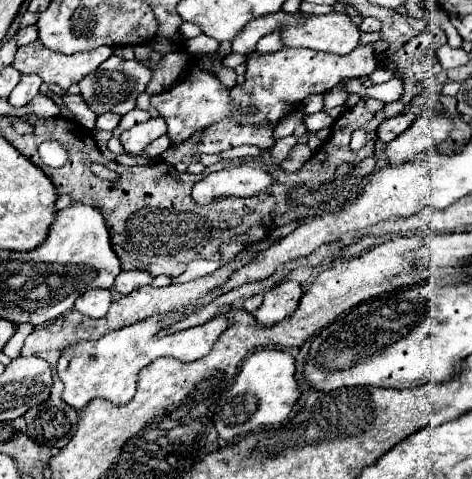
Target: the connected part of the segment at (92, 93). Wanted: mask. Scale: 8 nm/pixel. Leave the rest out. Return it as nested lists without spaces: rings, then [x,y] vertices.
[[[111,56],[105,60],[93,74],[85,76],[79,86],[81,86],[81,96],[89,104],[89,108],[95,114],[105,114],[105,112],[115,112],[115,114],[127,114],[135,108],[135,100],[141,92],[145,92],[149,80],[151,80],[151,70],[137,62],[137,60],[123,60],[119,56]]]

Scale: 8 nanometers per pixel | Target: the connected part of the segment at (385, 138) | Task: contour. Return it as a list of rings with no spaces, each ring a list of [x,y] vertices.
[[[399,114],[395,118],[385,120],[379,128],[377,128],[377,138],[385,144],[389,144],[391,140],[395,140],[401,132],[405,132],[411,124],[413,124],[415,116],[413,114]]]

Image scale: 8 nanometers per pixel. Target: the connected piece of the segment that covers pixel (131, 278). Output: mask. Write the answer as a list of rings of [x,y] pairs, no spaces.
[[[121,272],[115,282],[113,282],[113,290],[117,294],[129,294],[137,288],[143,288],[151,282],[151,274],[149,272]]]

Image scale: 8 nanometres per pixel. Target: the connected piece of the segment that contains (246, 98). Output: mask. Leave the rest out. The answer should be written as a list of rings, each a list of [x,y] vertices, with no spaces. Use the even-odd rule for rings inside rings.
[[[371,44],[355,48],[347,56],[335,56],[335,54],[315,52],[307,48],[287,48],[285,46],[283,50],[268,54],[253,52],[251,56],[247,56],[245,64],[247,64],[245,82],[231,90],[233,103],[240,109],[240,112],[231,119],[223,120],[223,124],[215,124],[203,130],[203,138],[197,146],[197,150],[203,154],[219,154],[223,150],[229,150],[241,144],[273,148],[275,126],[279,124],[283,116],[297,110],[305,96],[325,94],[335,84],[339,84],[339,80],[353,78],[353,76],[363,78],[363,76],[369,76],[377,68]],[[249,106],[257,106],[257,110],[251,114]]]

